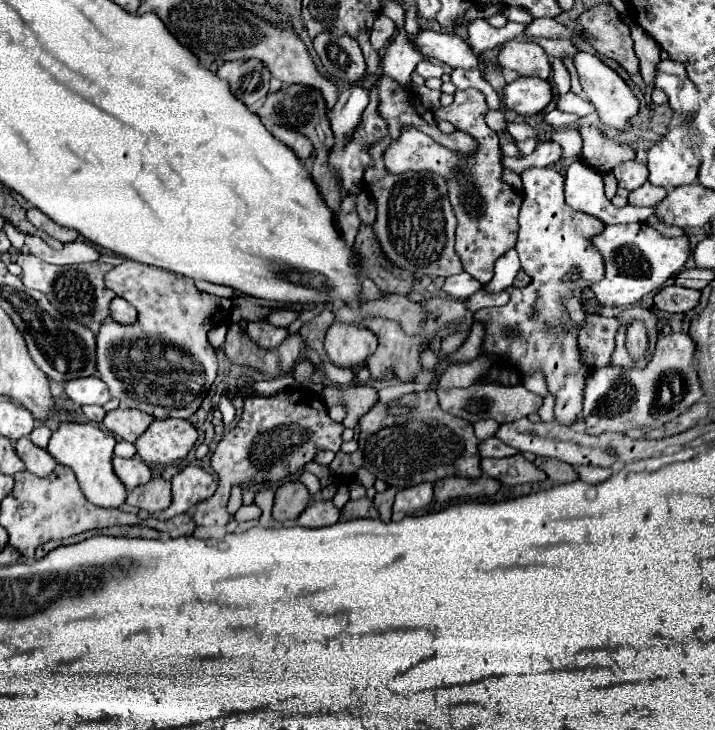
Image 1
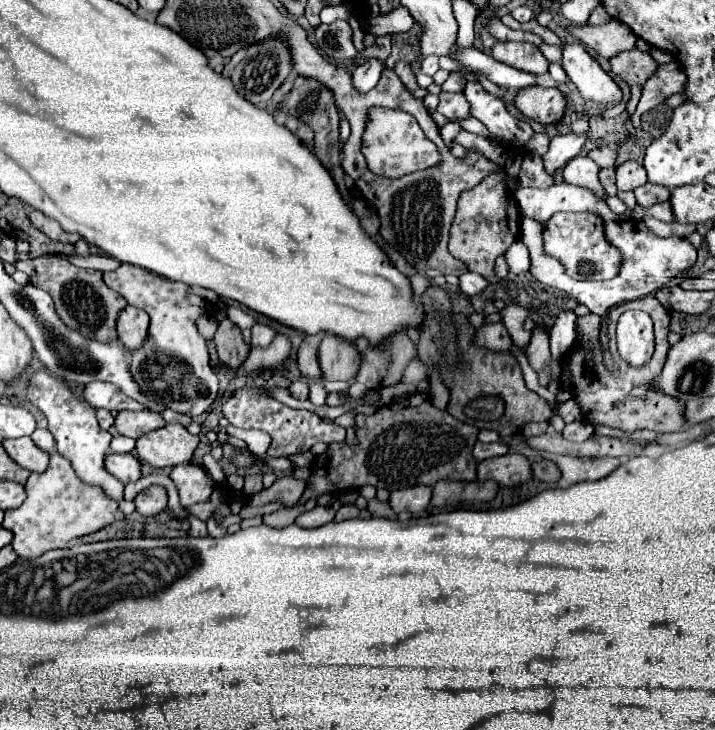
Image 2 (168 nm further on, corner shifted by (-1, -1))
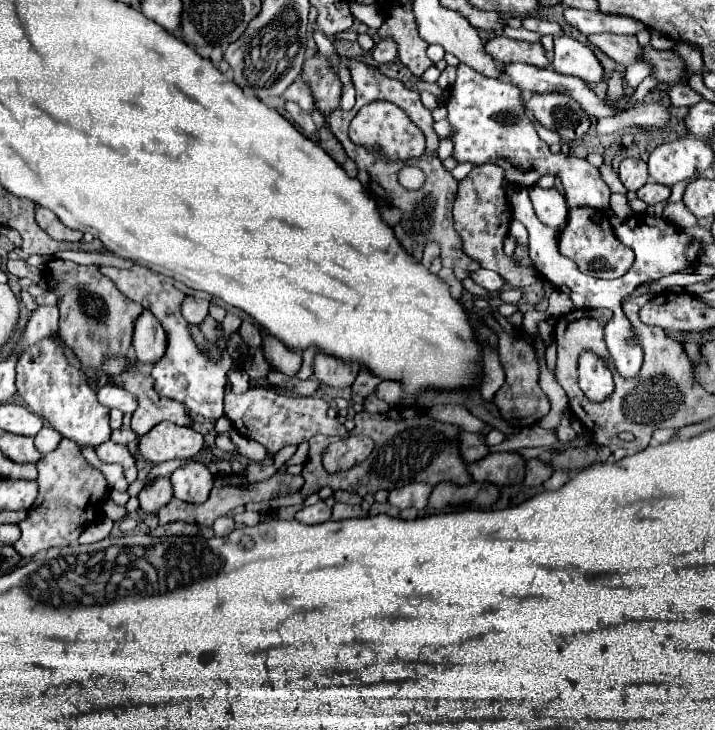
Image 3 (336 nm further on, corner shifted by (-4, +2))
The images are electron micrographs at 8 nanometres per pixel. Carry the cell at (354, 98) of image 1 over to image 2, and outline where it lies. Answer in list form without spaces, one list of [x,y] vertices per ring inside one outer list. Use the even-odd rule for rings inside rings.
[[[367,60],[365,64],[357,66],[355,72],[353,72],[353,86],[359,94],[365,94],[369,92],[371,88],[377,86],[379,82],[379,76],[383,72],[383,64],[379,60]]]

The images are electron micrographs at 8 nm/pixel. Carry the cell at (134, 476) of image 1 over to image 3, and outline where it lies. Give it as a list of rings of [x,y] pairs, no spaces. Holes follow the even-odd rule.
[[[106,441],[106,443],[102,443],[102,445],[96,447],[96,455],[104,463],[120,463],[122,469],[124,469],[126,481],[128,483],[136,481],[136,461],[130,455],[130,451],[126,449],[126,445],[118,445],[118,443]]]

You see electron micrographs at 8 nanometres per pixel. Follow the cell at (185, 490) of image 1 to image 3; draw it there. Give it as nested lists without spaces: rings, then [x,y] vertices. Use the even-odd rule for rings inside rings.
[[[188,463],[170,475],[174,497],[186,503],[204,503],[214,485],[214,475],[202,463]]]

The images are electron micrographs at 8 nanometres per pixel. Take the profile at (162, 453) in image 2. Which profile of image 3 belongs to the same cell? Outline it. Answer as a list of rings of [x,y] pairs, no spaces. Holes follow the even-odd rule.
[[[158,423],[152,431],[140,437],[138,449],[144,461],[164,463],[170,459],[192,459],[202,449],[204,437],[188,427],[174,423]]]

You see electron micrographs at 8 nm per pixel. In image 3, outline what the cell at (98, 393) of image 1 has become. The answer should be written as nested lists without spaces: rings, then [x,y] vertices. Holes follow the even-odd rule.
[[[108,383],[98,391],[98,401],[110,409],[120,409],[122,413],[134,413],[138,407],[138,401],[130,391],[120,389],[112,383]]]

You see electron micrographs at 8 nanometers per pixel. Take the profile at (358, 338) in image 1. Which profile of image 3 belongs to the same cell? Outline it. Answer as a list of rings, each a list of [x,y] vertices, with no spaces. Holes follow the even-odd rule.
[[[316,353],[314,377],[328,387],[350,387],[358,371],[360,371],[358,363],[346,363],[324,353]]]

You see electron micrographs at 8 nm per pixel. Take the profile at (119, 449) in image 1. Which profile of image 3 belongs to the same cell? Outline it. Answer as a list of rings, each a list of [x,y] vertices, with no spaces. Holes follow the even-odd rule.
[[[118,429],[118,431],[112,431],[110,439],[112,439],[114,443],[124,443],[124,445],[128,445],[128,443],[136,441],[138,435],[136,435],[134,431],[130,431],[130,429]]]

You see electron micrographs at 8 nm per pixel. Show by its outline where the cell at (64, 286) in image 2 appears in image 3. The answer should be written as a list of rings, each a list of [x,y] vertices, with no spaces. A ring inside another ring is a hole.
[[[54,259],[48,263],[48,271],[52,277],[56,277],[56,293],[60,293],[58,337],[74,351],[84,369],[104,365],[108,357],[126,357],[132,353],[128,349],[132,347],[134,321],[144,311],[142,305],[122,295],[118,287],[94,265],[78,265],[72,261]]]

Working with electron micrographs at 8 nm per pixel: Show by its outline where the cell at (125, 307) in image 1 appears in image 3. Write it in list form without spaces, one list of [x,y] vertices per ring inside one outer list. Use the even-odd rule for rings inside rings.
[[[146,309],[140,315],[140,321],[136,321],[136,333],[134,333],[134,351],[136,359],[146,365],[154,365],[164,357],[166,353],[166,331],[160,325],[160,321]]]

